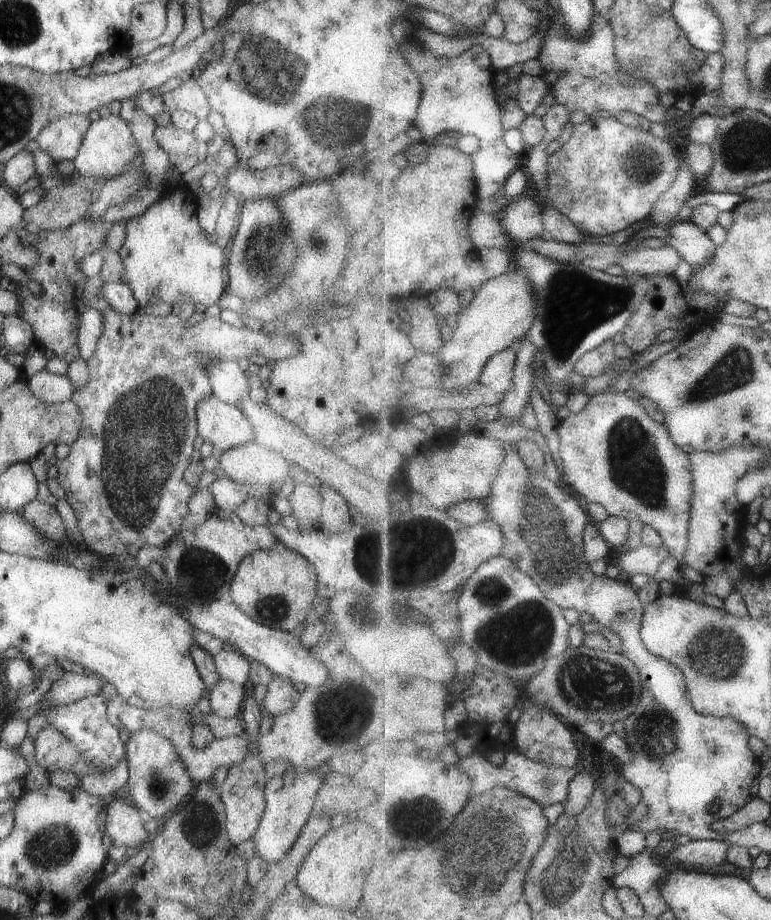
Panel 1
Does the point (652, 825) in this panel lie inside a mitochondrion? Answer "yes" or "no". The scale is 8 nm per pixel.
no

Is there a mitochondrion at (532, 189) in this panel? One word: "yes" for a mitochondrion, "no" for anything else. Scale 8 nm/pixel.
no

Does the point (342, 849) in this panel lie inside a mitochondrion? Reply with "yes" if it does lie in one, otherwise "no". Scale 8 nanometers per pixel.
no

